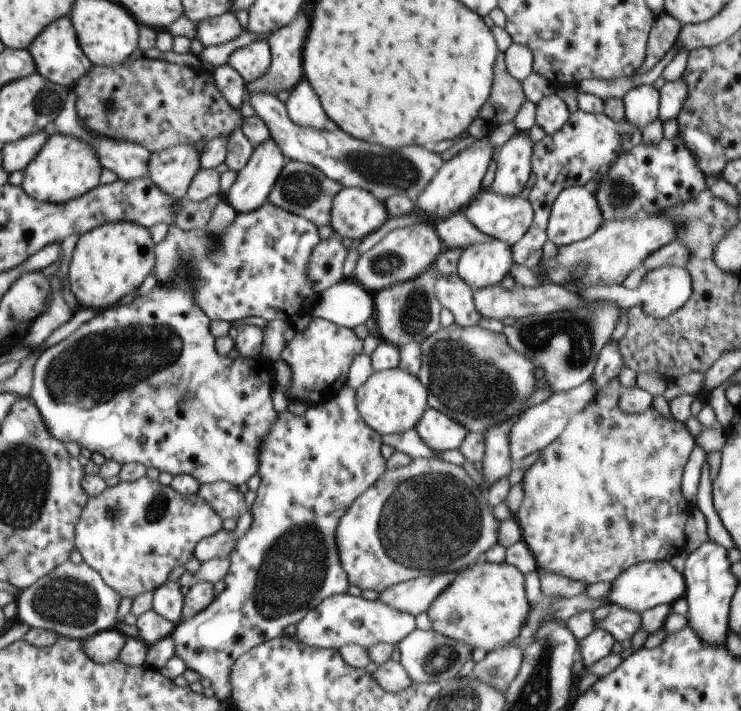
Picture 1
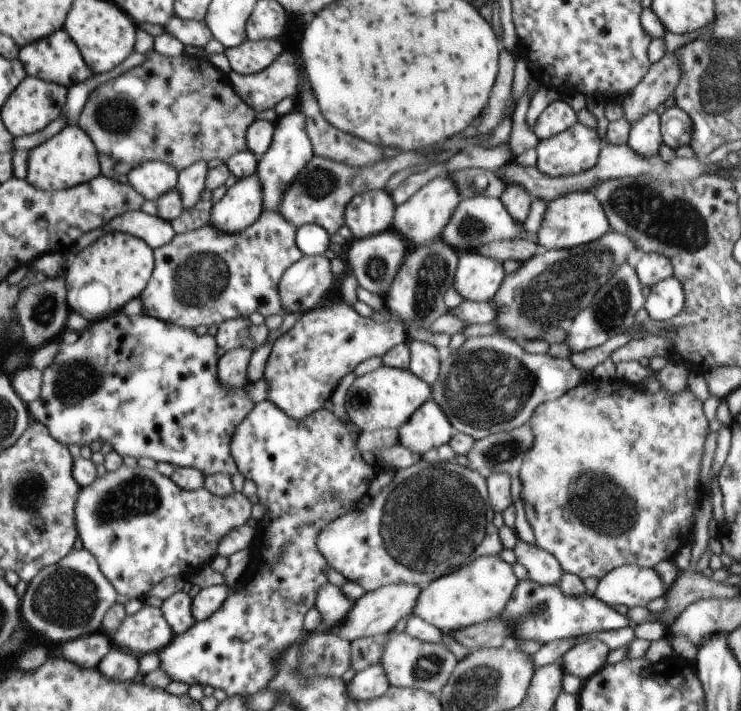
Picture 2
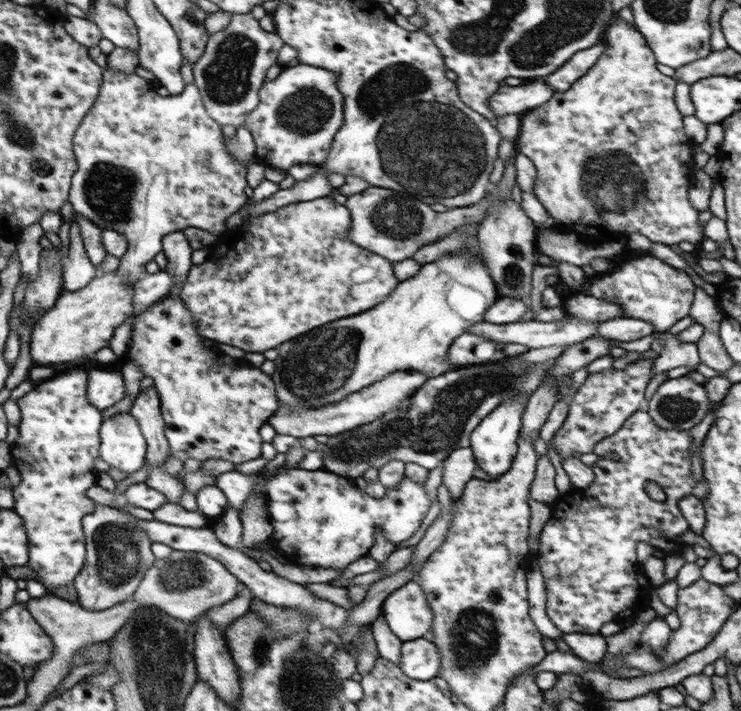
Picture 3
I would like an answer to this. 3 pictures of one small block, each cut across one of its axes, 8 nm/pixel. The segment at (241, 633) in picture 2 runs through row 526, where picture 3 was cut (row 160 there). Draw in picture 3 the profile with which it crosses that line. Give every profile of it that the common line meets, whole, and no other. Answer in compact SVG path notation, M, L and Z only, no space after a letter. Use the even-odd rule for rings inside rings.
M298 63L293 67L283 67L277 78L262 83L258 106L244 119L243 127L252 133L258 162L287 171L292 166L322 164L334 135L344 122L344 98L338 90L335 74L325 68Z

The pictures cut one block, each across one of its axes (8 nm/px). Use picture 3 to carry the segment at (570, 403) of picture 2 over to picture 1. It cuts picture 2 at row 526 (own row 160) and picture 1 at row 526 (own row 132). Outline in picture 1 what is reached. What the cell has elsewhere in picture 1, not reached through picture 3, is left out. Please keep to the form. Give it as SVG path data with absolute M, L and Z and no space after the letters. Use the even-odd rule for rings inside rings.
M592 400L583 409L572 414L560 436L540 451L540 457L525 471L521 481L524 498L514 518L521 528L520 537L535 556L537 566L589 585L601 582L611 583L622 571L642 561L670 561L685 548L687 541L684 526L686 526L692 506L682 494L681 480L682 471L690 453L694 450L694 445L695 439L685 423L681 423L674 417L664 416L653 406L640 414L630 414L620 410L619 405L614 408L601 408L595 400Z

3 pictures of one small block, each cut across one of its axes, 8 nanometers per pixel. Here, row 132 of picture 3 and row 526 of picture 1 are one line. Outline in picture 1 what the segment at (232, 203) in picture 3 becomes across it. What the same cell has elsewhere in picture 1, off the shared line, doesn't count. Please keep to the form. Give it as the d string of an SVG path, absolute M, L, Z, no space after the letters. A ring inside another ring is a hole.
M146 475L141 476L135 481L119 481L115 486L107 486L100 495L89 496L88 502L83 506L79 514L78 524L76 524L76 549L82 555L83 561L95 568L104 579L104 582L113 588L121 598L130 596L130 598L138 595L145 595L147 592L156 591L158 587L167 582L168 574L176 568L176 566L185 566L185 564L194 556L195 548L202 539L207 536L216 534L222 529L223 518L220 518L214 509L206 502L198 493L191 495L183 495L175 491L171 485L163 485L159 479L152 480Z

